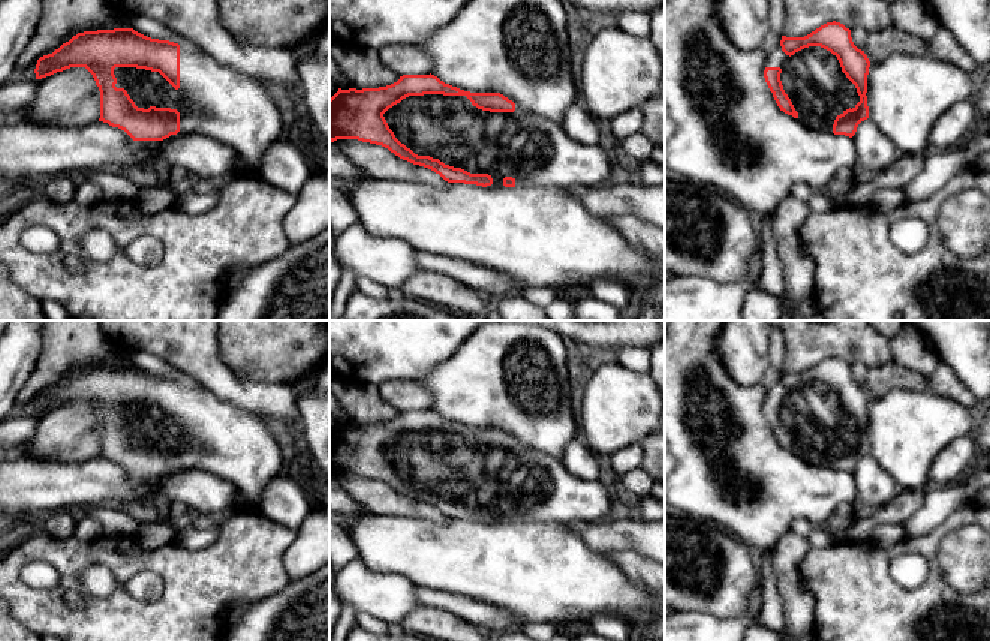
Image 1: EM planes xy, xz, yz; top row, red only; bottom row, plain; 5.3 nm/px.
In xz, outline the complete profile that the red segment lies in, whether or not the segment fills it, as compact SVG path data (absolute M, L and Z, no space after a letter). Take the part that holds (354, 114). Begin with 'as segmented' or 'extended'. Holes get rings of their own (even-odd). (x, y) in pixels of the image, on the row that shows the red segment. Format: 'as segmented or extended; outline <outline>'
extended; outline M403 75L379 88L341 90L330 99L330 141L358 139L388 148L413 165L428 168L448 183L476 184L487 189L521 186L587 186L605 184L611 171L611 154L599 144L581 144L565 129L523 109L500 93L470 93L445 84L434 75Z

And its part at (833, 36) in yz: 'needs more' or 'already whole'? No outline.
needs more

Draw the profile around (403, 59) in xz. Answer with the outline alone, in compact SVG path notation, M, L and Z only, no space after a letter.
M416 45L385 46L379 54L382 63L400 76L430 75L433 70L433 60Z

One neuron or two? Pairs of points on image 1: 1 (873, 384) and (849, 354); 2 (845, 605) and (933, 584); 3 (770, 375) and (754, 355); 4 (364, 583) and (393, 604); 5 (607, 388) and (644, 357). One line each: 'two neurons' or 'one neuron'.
1: two neurons
2: one neuron
3: two neurons
4: one neuron
5: two neurons

